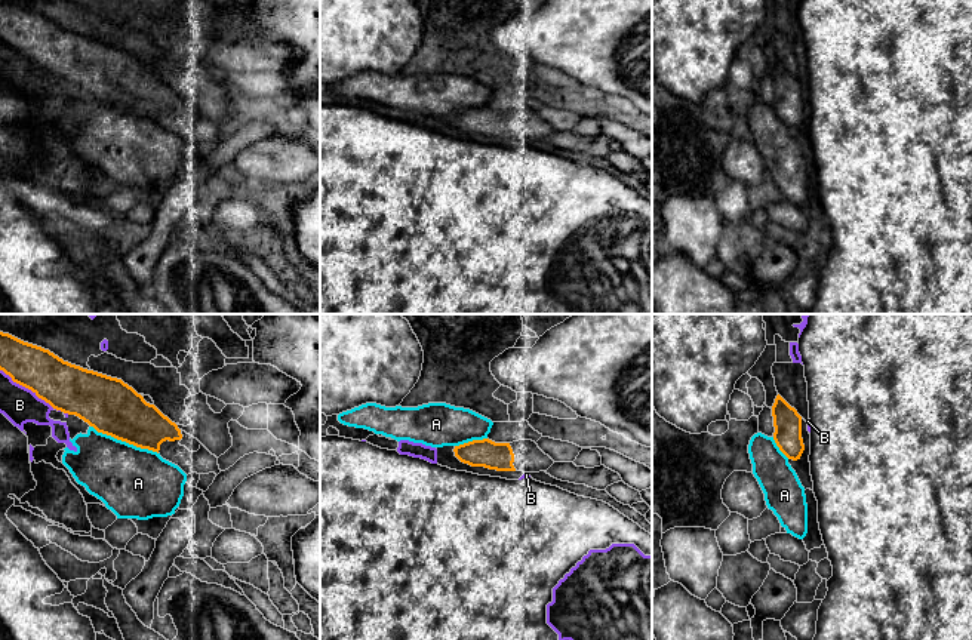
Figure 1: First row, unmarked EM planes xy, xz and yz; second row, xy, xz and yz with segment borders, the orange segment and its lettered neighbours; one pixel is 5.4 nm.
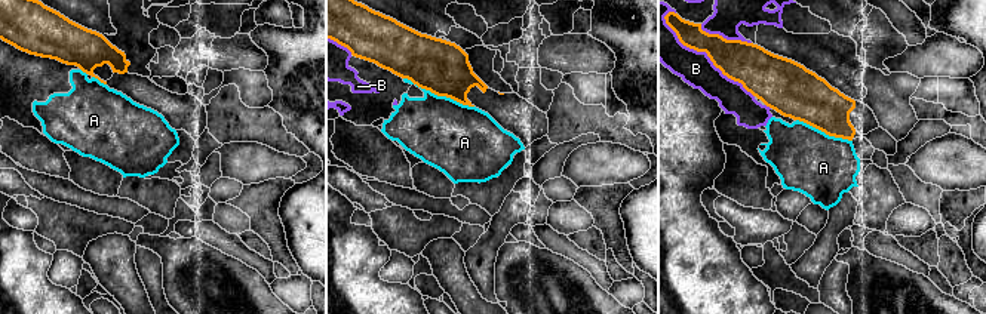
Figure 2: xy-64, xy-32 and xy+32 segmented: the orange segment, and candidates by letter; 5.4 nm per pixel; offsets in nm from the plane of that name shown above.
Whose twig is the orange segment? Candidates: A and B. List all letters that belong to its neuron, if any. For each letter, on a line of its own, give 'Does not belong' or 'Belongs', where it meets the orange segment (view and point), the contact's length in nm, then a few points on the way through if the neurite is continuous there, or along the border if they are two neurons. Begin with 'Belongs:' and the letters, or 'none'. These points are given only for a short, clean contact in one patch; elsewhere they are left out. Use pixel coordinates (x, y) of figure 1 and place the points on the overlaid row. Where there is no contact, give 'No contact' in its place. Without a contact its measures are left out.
Belongs: none
A: Does not belong. Touches orange at xy (125, 440). Shared border 400 nm
B: Does not belong. Touches orange at xy (31, 390). Shared border 400 nm

